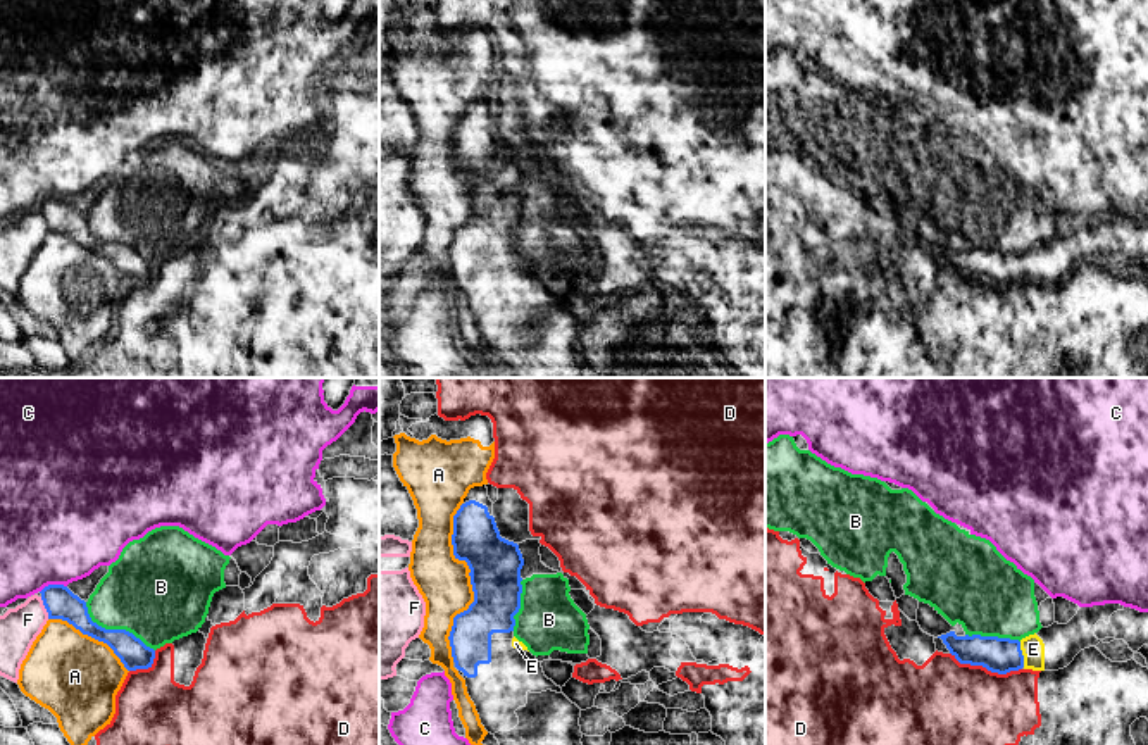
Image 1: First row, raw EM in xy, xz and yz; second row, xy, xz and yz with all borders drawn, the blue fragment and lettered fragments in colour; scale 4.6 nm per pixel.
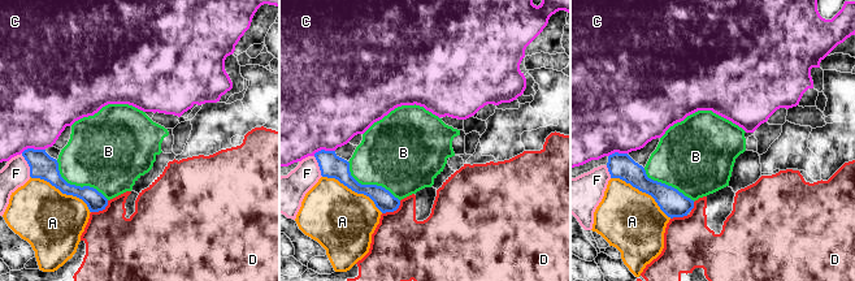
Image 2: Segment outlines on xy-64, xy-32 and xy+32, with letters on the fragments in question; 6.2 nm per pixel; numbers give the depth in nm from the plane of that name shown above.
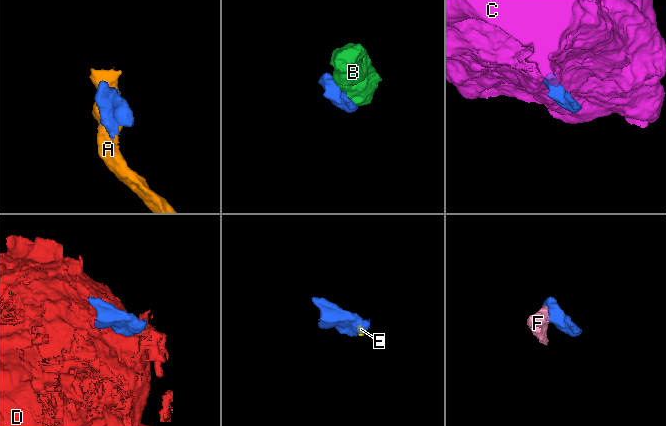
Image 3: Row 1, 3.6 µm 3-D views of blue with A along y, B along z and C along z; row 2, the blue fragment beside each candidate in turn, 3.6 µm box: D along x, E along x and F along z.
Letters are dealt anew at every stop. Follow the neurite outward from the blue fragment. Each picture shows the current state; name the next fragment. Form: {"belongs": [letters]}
{"belongs": ["E"]}

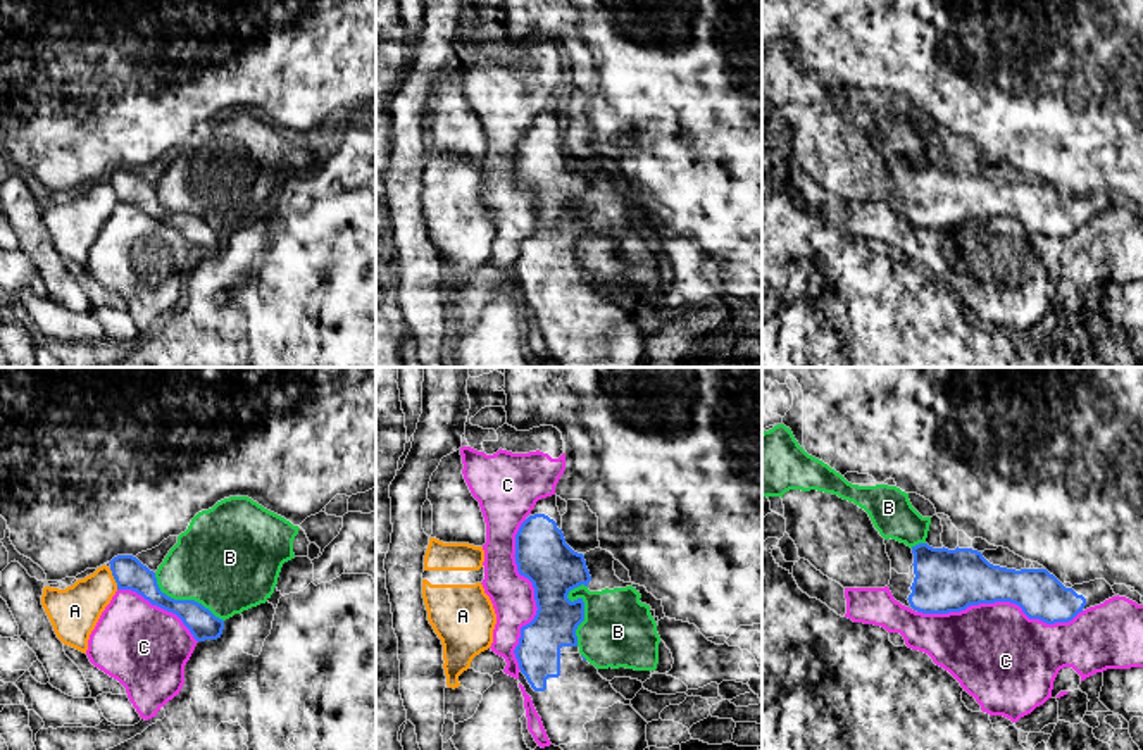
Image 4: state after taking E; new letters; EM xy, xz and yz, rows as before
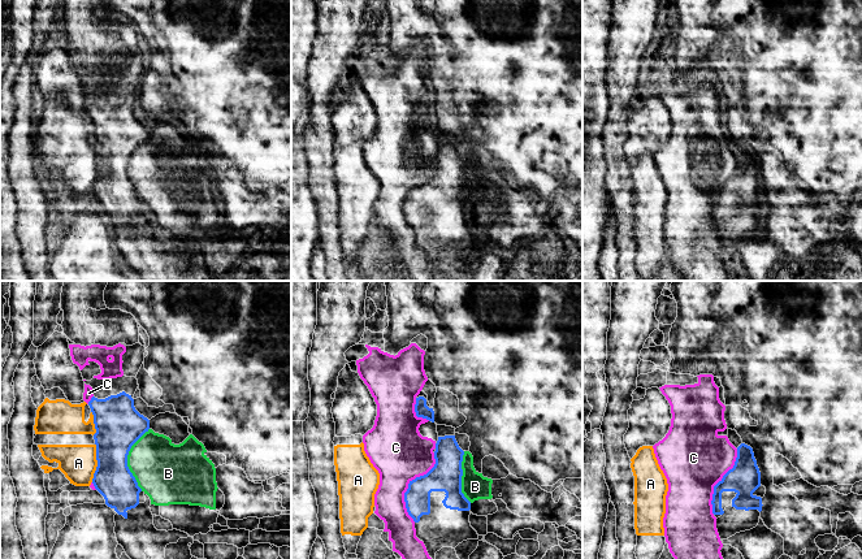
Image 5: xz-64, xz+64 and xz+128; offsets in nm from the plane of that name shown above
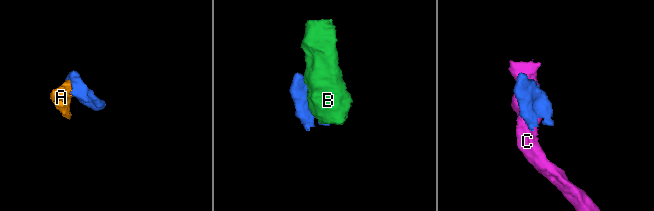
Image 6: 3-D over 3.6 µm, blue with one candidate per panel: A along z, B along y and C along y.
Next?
{"belongs": []}

